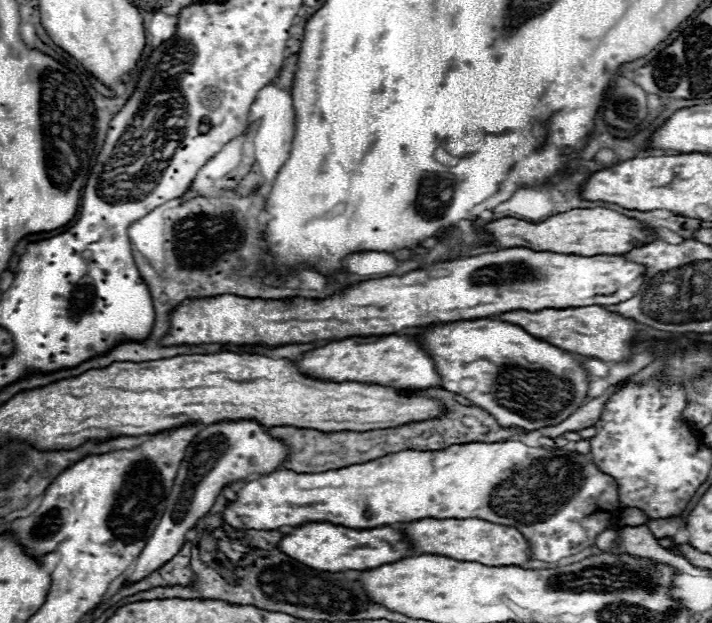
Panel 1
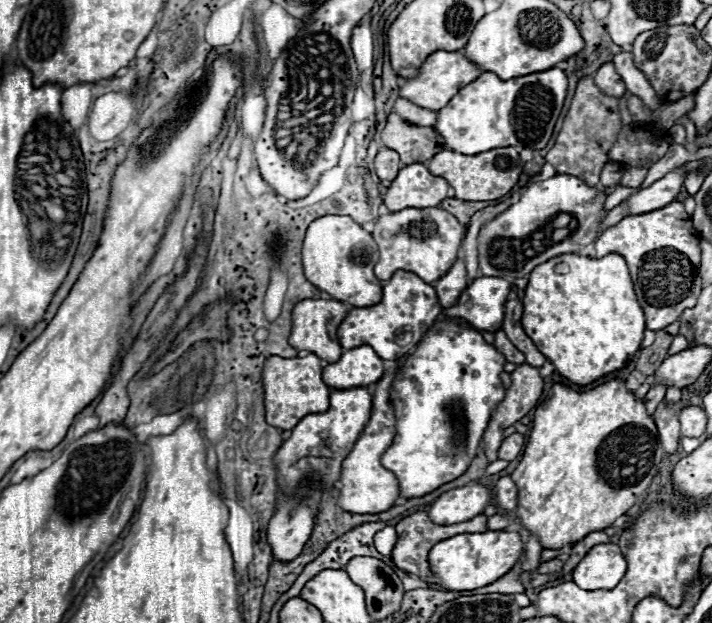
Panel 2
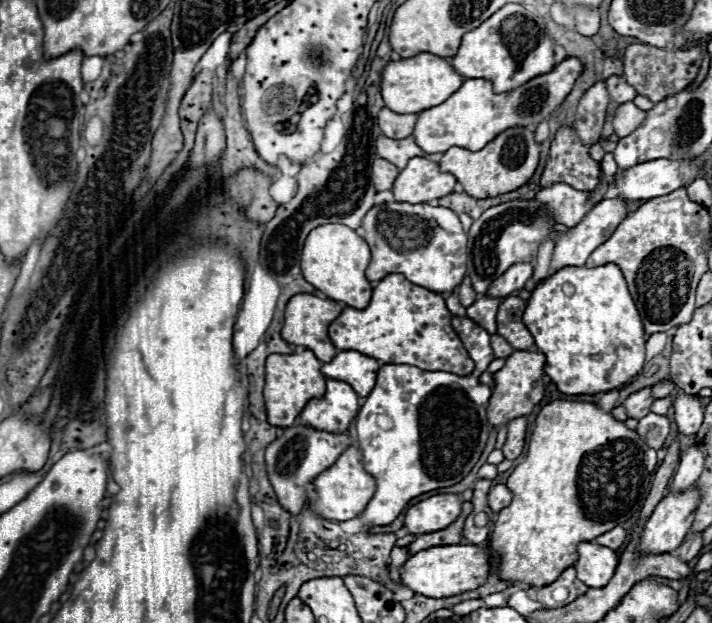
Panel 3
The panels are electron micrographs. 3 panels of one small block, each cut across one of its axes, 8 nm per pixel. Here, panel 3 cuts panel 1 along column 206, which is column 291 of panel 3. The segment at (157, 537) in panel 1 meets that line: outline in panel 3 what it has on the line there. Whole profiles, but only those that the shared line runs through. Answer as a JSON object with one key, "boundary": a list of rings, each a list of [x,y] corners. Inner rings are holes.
{"boundary":[[[294,424],[294,426],[286,428],[284,434],[266,448],[268,478],[274,486],[274,492],[278,496],[278,502],[282,504],[282,508],[286,508],[292,514],[298,514],[302,510],[302,506],[306,504],[304,484],[312,482],[320,472],[328,470],[350,444],[352,444],[352,440],[350,440],[348,430],[340,432],[340,434],[332,434],[332,432],[316,430],[316,428],[304,426],[304,424]]]}

